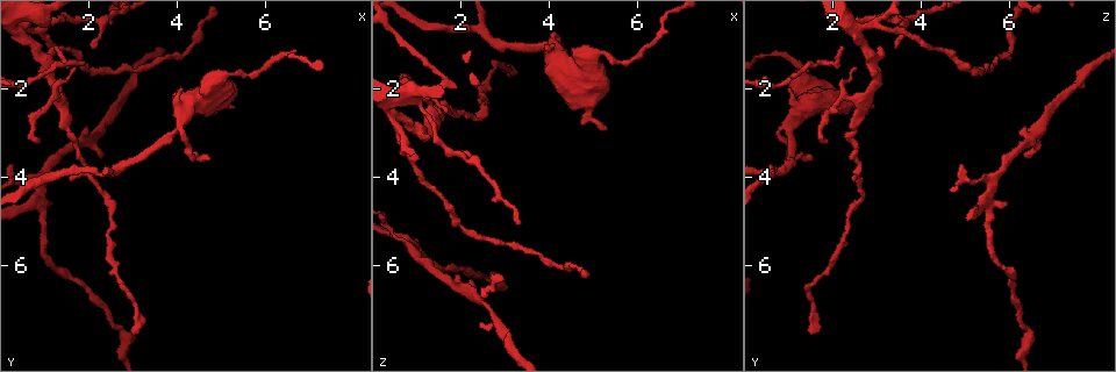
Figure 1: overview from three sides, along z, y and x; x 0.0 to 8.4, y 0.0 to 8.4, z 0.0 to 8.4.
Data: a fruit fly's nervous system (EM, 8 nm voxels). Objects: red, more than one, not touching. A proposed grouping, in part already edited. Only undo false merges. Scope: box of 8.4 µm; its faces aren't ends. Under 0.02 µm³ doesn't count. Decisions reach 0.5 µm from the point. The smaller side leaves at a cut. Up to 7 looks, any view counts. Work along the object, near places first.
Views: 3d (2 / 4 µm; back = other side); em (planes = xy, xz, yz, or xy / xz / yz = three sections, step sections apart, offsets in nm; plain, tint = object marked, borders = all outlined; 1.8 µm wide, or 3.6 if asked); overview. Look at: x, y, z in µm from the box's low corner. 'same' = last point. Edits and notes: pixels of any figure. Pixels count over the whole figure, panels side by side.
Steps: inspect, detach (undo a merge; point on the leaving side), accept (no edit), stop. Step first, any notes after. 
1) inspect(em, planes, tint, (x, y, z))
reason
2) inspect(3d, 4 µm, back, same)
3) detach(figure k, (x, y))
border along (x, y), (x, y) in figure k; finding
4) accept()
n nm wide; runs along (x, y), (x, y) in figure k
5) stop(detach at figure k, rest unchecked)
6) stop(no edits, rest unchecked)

inspect(3d, 2 µm, (5.85, 1.65, 1.45))
sharp bend

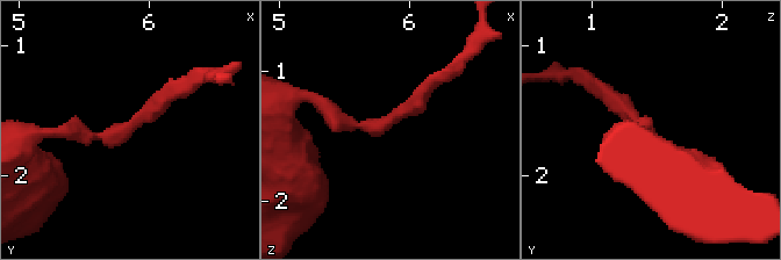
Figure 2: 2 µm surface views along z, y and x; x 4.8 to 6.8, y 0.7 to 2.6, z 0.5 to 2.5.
inspect(em, planes, tint, (5.82, 1.66, 1.42))

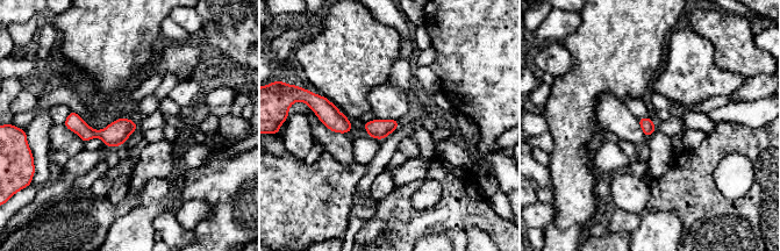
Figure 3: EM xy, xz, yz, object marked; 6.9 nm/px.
accept()
runs along (68, 122), (88, 134), (133, 128) in figure 3; all the same neuron

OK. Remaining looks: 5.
inspect(3d, 4 µm, (0.55, 0.60, 2.85))
a fork

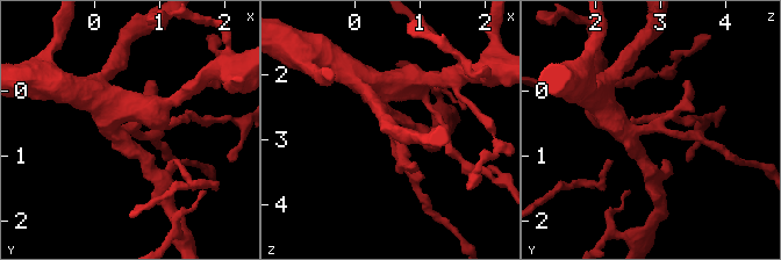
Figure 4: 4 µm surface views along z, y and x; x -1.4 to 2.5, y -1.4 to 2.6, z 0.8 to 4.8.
inspect(em, 3.6 µm, planes, borders, (0.55, 0.60, 2.85))
4 arms; shape alone is not enough

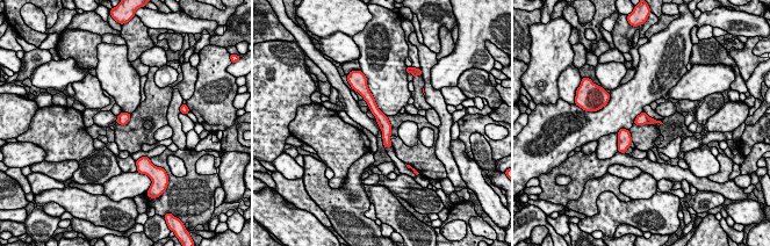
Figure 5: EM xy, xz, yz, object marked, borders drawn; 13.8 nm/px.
accept()
160 nm wide; runs along (365, 93), (386, 127), (387, 144) in figure 5; one neuron here

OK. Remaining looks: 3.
inspect(3d, 4 µm, (1.05, 4.75, 5.50))
abrupt turn

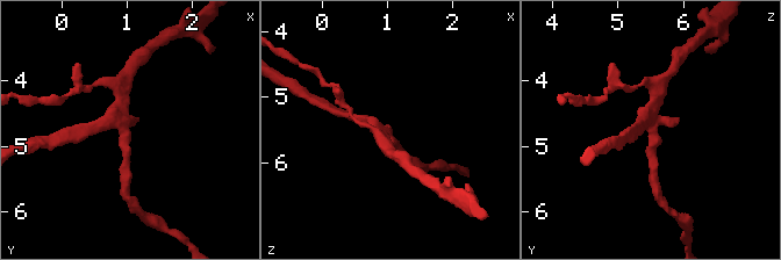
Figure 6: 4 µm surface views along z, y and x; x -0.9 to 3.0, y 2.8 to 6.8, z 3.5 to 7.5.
inspect(em, planes, plain, (0.95, 4.70, 5.55))
4 arms

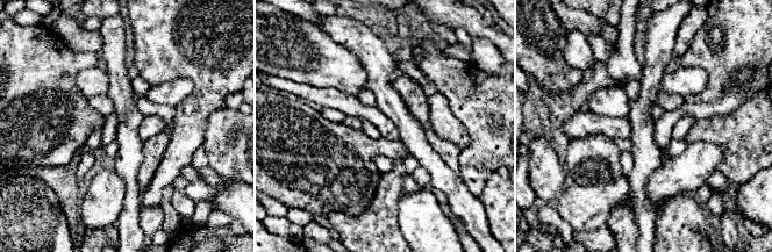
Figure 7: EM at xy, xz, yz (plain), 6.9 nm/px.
inspect(em, planes, tint, same)

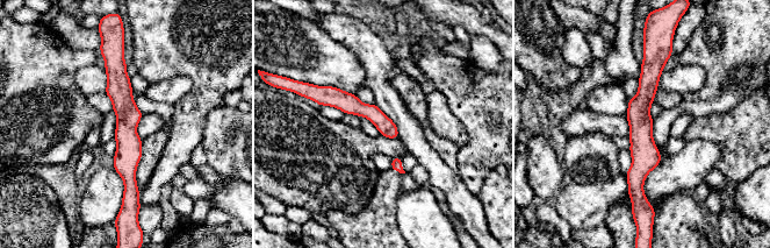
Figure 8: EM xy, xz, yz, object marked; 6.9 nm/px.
accept()
runs along (117, 57), (129, 197) in figure 8; all the same neuron

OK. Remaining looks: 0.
stop(no edits, rest unchecked)

